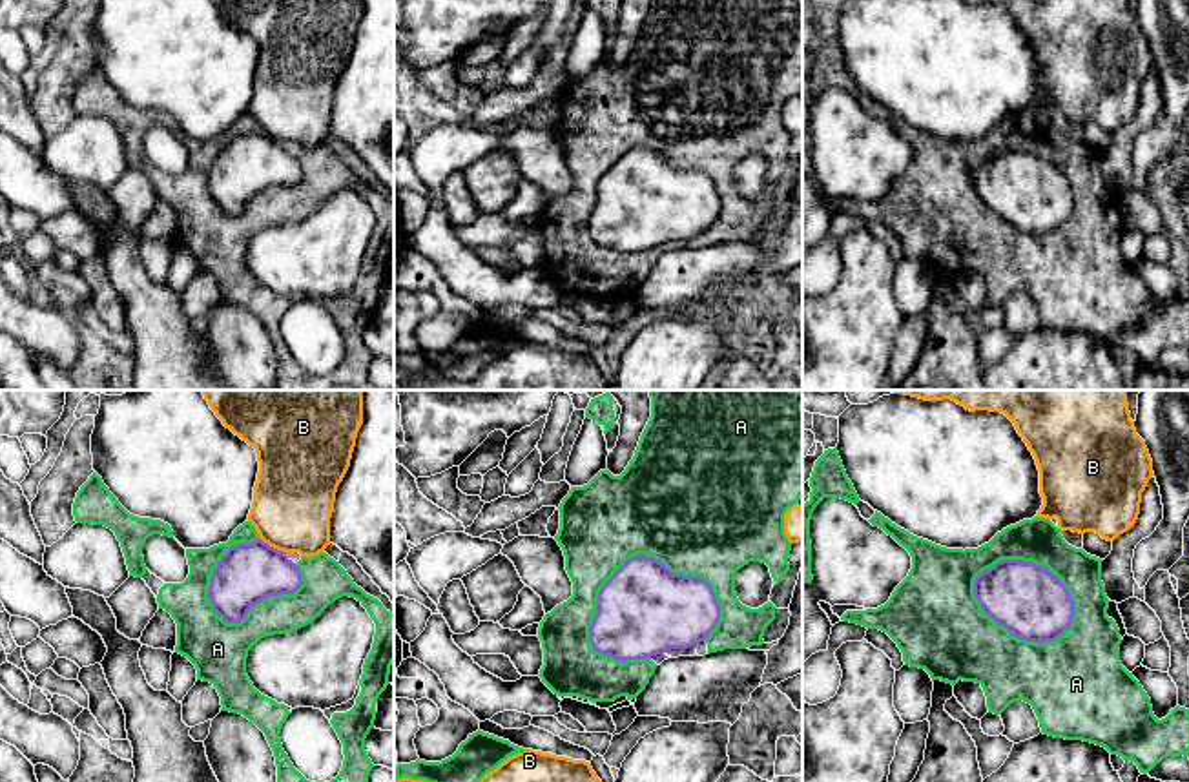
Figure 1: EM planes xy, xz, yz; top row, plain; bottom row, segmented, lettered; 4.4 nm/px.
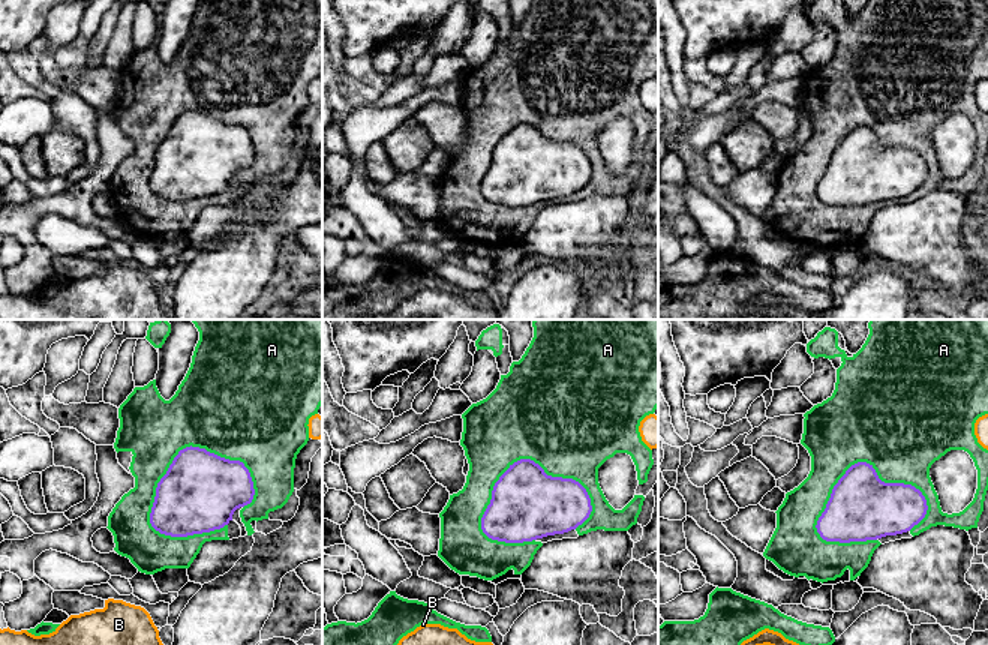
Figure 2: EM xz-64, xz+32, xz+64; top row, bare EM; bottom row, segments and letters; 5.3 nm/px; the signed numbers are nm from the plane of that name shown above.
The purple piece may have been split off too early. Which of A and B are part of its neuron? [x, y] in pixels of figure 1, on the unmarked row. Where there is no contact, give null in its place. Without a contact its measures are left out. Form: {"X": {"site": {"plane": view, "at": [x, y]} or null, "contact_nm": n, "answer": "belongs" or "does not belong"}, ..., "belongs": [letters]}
{"A": {"site": {"plane": "xz", "at": [644, 146]}, "contact_nm": 600, "answer": "does not belong"}, "B": {"site": {"plane": "xy", "at": [272, 139]}, "contact_nm": 140, "answer": "belongs"}, "belongs": ["B"]}

